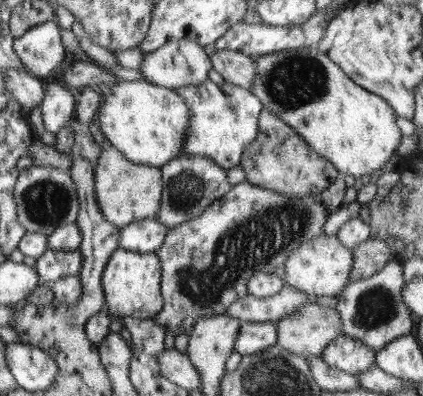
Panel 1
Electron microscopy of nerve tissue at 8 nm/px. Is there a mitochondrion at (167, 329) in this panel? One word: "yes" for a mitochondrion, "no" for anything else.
no

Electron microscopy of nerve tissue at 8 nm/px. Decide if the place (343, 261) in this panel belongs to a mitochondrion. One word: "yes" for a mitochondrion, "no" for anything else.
no

